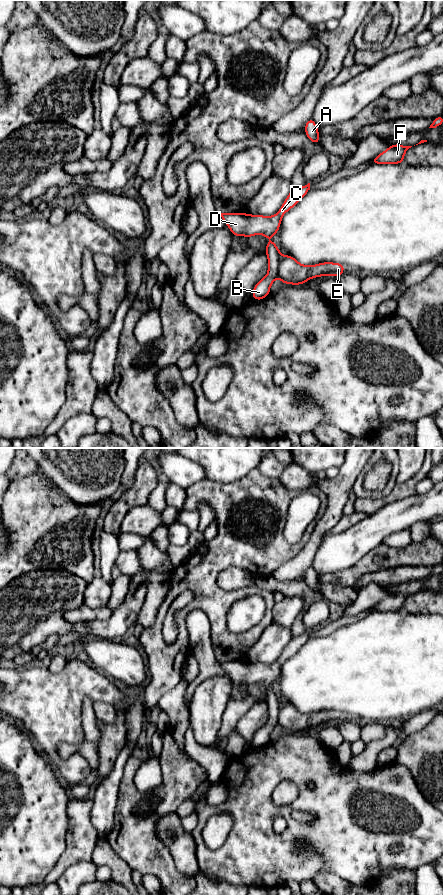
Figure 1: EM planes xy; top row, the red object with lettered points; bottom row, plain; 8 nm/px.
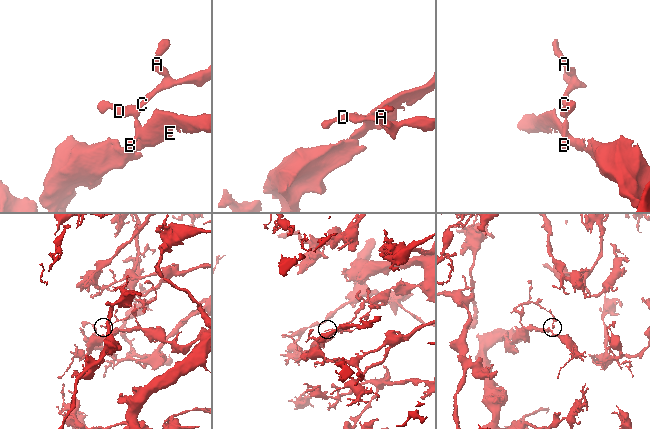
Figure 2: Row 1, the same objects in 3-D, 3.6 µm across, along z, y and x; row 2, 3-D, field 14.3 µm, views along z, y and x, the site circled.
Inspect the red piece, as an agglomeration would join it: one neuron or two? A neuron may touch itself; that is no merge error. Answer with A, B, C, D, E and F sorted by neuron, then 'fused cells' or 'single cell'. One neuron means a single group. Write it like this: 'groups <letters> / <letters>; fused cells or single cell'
groups A B C D F / E; fused cells

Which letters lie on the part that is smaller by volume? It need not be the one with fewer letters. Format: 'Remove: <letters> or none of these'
Remove: A, B, C, D, F

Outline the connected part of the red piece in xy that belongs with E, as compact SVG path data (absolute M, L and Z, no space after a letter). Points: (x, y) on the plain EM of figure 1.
M282 704L278 726L282 731L299 733L305 732L307 728L319 724L334 724L344 722L344 712L324 710L317 713L301 713L294 705Z

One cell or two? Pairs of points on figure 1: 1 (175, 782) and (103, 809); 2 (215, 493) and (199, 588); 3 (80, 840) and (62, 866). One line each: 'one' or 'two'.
1: two
2: one
3: one

